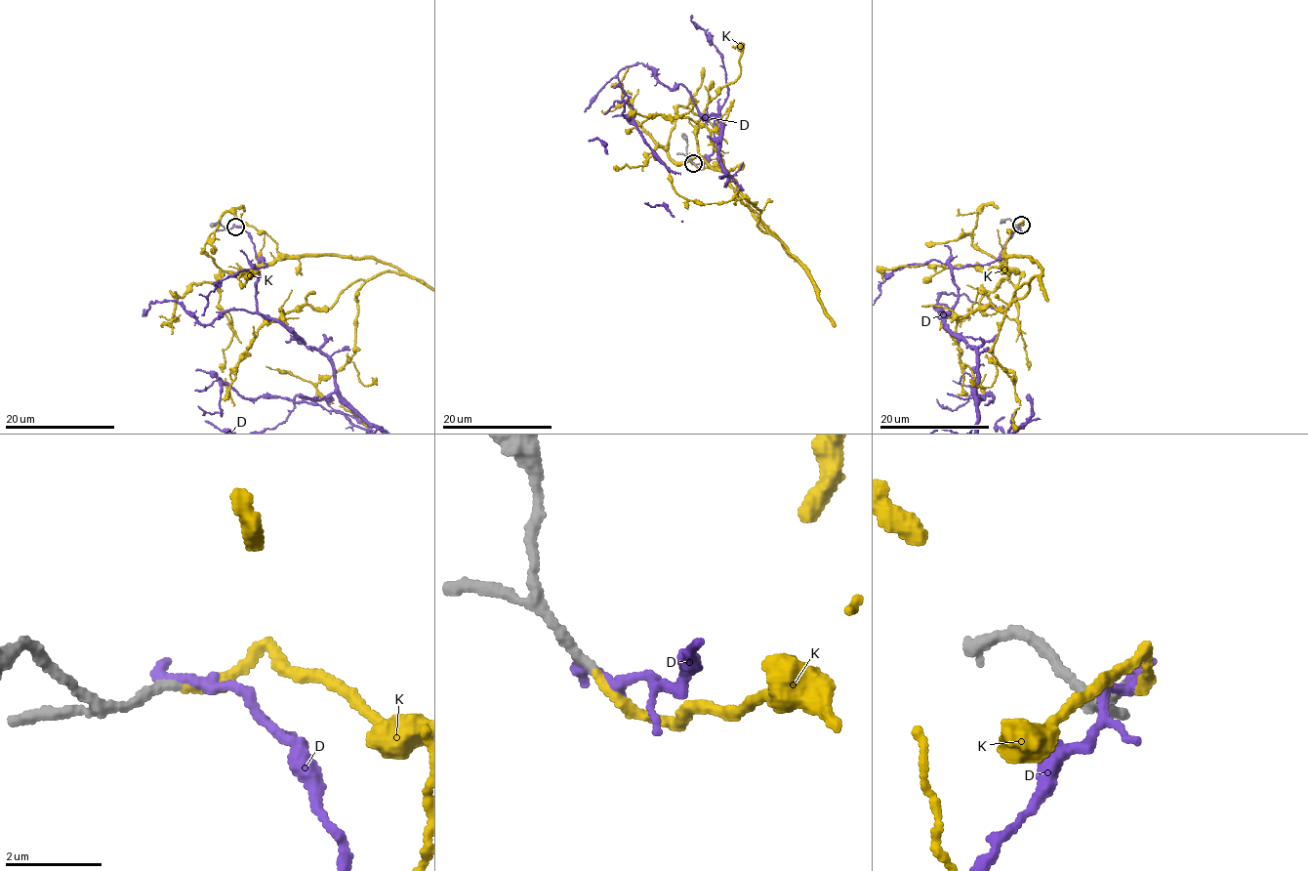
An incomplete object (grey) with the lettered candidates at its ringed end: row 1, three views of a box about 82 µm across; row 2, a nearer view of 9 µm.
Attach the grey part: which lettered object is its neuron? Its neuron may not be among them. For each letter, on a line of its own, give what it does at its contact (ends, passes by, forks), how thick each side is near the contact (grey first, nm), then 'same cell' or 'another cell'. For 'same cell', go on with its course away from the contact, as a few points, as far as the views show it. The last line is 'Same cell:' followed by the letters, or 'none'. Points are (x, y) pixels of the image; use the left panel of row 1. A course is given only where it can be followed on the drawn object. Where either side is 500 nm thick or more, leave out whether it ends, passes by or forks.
D: it ends there; 220 nm thick on the grey side, 260 nm on the other; another cell
K: it ends there; 200 nm thick on the grey side, 200 nm on the other; same cell
Same cell: K

